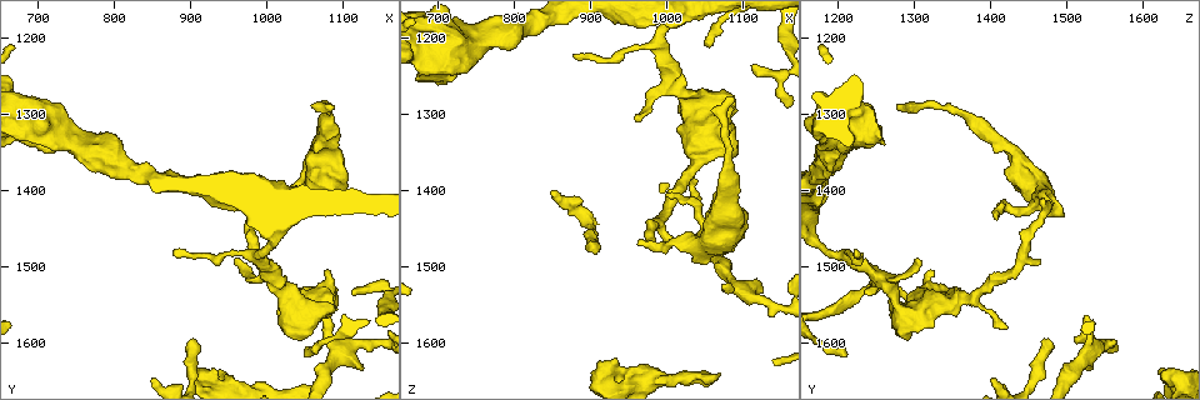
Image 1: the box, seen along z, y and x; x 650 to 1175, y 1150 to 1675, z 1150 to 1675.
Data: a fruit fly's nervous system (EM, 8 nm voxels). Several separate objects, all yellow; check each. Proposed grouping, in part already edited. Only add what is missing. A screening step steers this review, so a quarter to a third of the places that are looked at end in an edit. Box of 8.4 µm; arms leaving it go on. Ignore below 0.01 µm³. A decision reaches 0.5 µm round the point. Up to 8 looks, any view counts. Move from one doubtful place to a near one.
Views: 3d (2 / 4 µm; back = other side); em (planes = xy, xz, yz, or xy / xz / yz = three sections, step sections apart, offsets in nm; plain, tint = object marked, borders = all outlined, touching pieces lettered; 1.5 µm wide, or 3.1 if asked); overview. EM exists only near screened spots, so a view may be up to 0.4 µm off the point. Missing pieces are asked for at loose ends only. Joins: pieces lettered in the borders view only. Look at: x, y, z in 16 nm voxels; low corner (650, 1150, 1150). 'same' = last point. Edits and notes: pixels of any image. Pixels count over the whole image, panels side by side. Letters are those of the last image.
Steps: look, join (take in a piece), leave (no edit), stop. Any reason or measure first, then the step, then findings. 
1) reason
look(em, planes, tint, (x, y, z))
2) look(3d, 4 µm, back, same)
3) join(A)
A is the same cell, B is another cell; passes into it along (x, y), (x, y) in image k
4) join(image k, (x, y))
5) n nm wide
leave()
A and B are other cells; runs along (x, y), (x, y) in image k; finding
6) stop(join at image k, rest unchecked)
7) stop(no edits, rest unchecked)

thick end
look(em, xz, step 8, tint, (930, 1635, 1625))

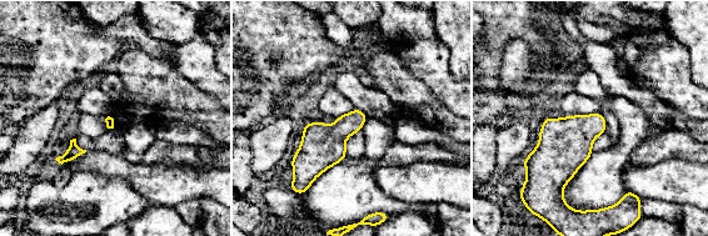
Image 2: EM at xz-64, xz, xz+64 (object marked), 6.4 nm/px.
look(em, planes, borders, same)

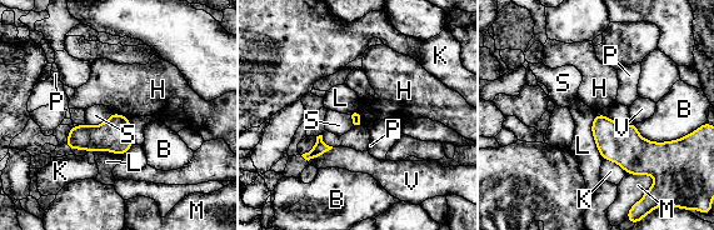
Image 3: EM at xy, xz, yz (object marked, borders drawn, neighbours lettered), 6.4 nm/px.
leave()
B, H, K, L, M, P, S and V are other cells; border along (113, 111), (128, 119) in image 3; none of them fits

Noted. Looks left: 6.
free end
look(em, yz, step 4, borders, (1125, 1635, 1535))

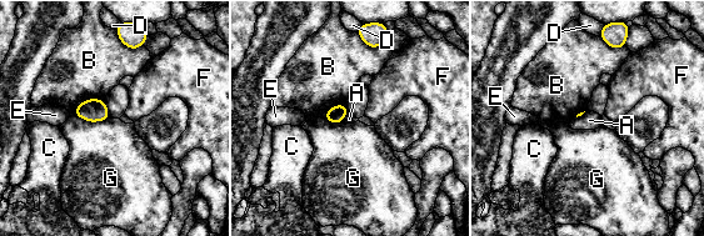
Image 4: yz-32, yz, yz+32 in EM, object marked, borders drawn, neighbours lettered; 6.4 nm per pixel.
look(em, planes, borders, same)

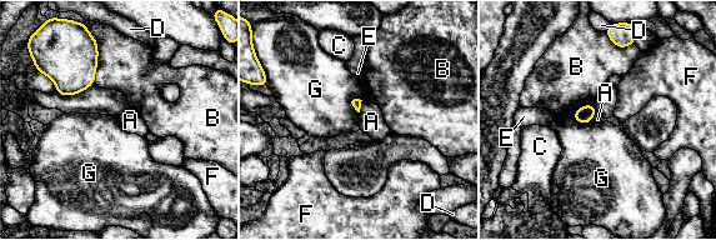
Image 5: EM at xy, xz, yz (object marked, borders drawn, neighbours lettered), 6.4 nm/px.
leave()
A, B, C, D, E, F and G are other cells; border along (362, 100), (359, 113) in image 5; no lettered piece goes on from it

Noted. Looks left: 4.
free end
look(em, xy, step 8, borders, (1010, 1490, 1465))

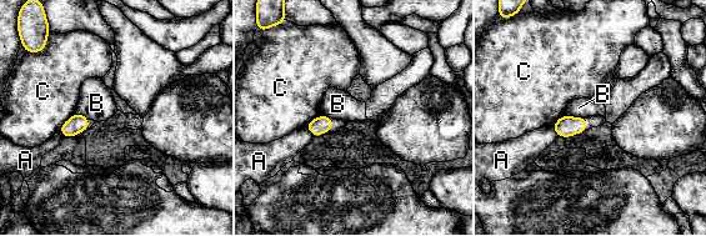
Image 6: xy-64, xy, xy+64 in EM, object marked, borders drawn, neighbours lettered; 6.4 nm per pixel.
leave()
A, B and C are other cells; border along (566, 114), (574, 118), (584, 118) in image 6; none of them fits

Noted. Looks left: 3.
stop(no edits, rest unchecked)

